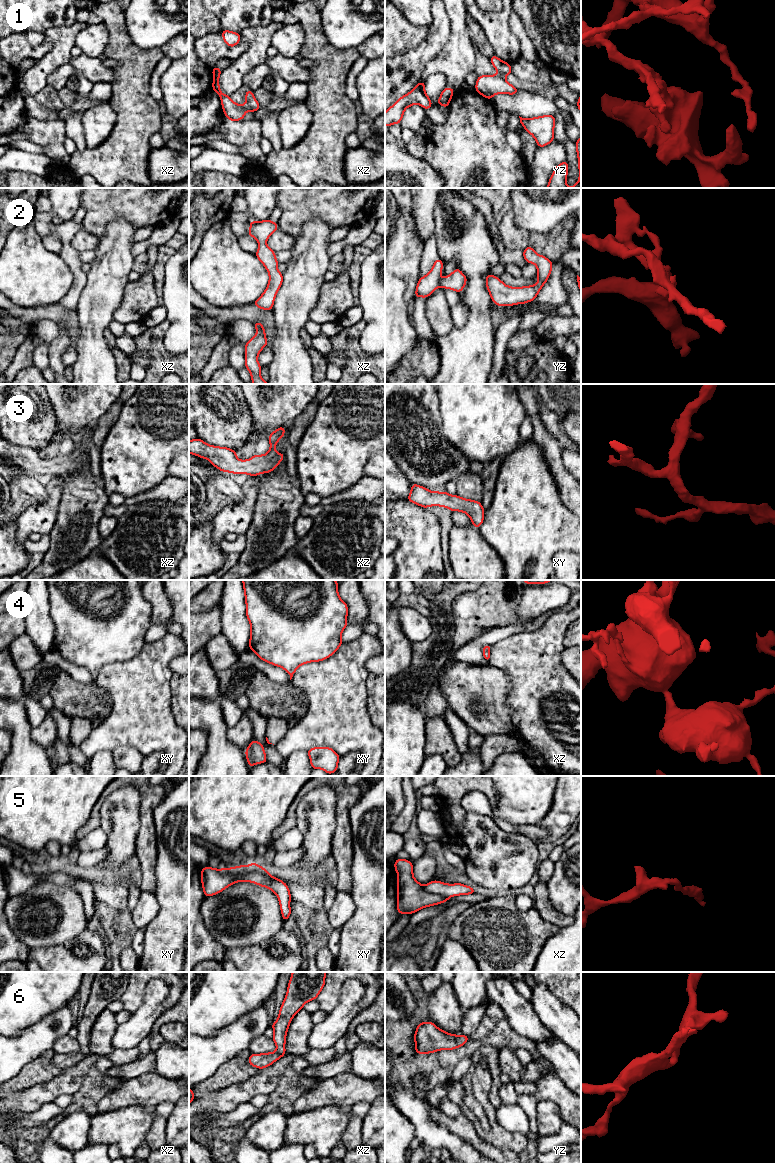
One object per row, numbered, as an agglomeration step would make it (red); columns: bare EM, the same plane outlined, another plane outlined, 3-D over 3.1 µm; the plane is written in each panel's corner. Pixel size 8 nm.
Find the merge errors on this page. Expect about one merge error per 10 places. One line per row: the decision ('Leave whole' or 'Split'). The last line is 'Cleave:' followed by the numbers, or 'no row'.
1: Split
2: Leave whole
3: Leave whole
4: Leave whole
5: Split
6: Leave whole
Cleave: 1, 5

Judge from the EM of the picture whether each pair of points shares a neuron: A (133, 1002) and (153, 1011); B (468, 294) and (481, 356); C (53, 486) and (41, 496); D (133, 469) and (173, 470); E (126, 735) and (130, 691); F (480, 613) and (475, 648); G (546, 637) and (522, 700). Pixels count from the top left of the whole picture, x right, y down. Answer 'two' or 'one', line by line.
A: two
B: one
C: two
D: two
E: one
F: two
G: one

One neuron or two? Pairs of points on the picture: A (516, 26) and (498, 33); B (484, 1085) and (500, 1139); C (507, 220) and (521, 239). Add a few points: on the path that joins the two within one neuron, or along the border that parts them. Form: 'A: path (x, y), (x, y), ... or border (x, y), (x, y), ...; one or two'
A: border (511, 11), (509, 26), (519, 42), (520, 50); two
B: path (484, 1098), (491, 1113), (494, 1126); one
C: path (507, 225), (516, 234); one

